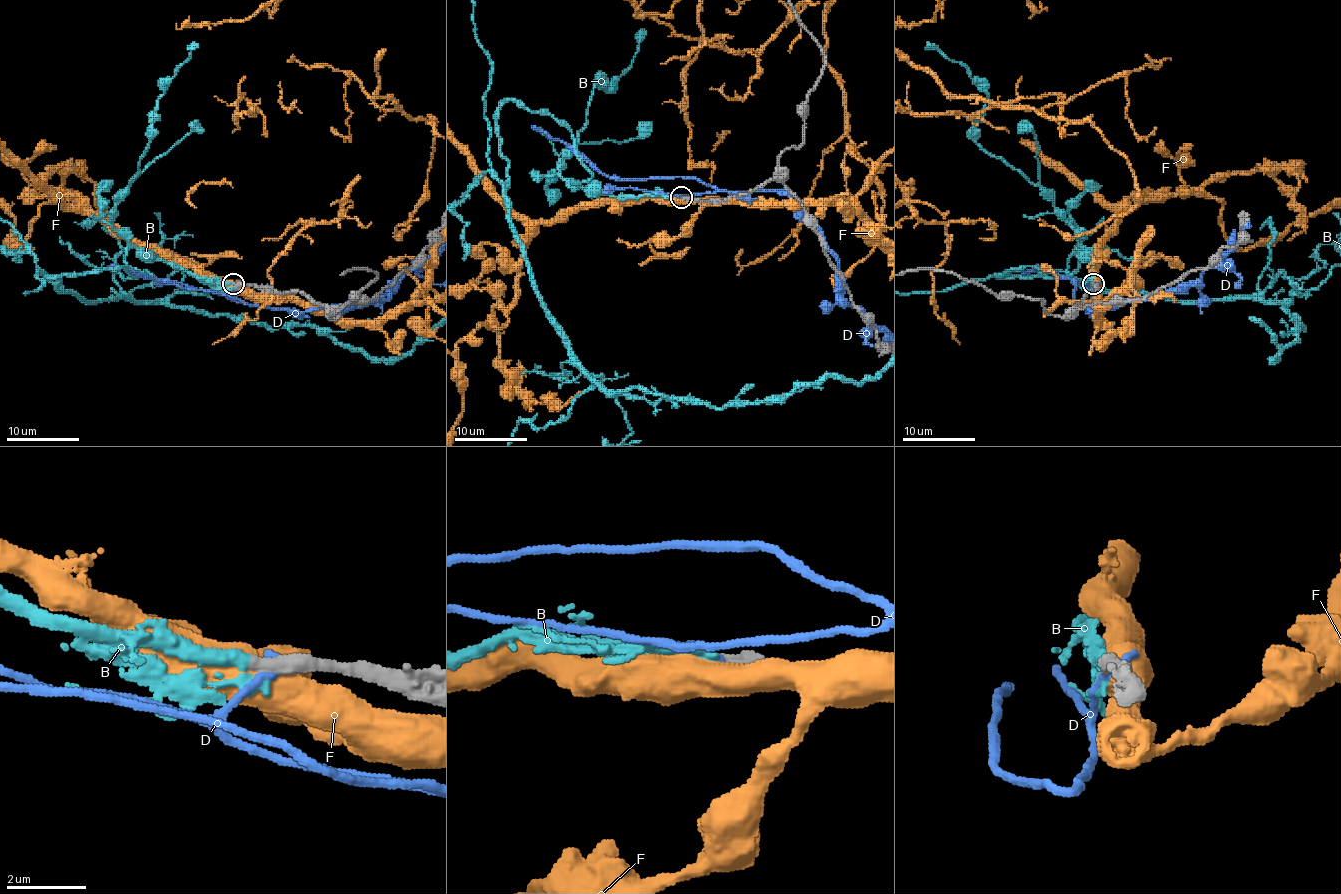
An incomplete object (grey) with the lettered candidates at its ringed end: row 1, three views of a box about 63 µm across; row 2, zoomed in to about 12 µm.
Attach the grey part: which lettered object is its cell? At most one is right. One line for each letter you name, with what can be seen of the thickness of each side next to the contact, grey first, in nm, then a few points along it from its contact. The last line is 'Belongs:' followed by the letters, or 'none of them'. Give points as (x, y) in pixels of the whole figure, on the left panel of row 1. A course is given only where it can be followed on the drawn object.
B: 320/380 nm
Belongs: B

